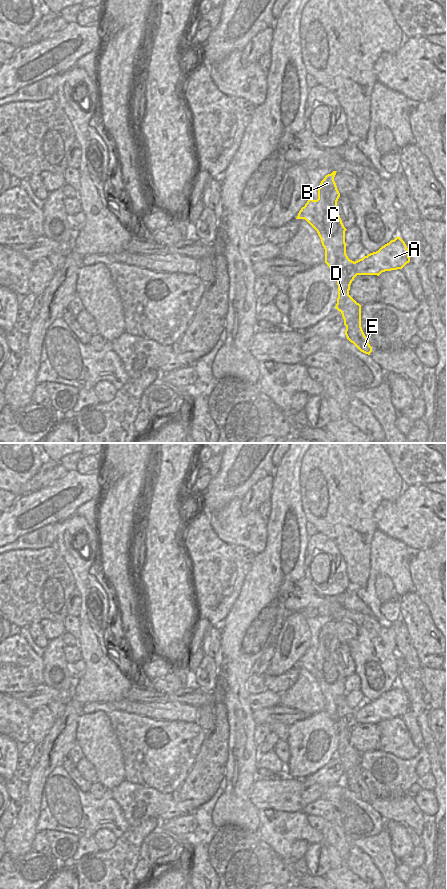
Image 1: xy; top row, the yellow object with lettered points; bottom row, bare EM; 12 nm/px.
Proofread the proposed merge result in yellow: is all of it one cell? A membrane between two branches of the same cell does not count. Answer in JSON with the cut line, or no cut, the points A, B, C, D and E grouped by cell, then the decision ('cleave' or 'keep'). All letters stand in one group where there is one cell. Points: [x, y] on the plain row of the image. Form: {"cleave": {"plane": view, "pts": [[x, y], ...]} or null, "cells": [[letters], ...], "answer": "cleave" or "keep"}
{"cleave": {"plane": "xy", "pts": [[337, 716], [340, 722], [340, 733], [338, 735]]}, "cells": [["A"], ["B", "C", "D", "E"]], "answer": "cleave"}

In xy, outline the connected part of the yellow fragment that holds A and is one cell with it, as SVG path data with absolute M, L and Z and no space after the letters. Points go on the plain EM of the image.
M396 685L378 699L355 709L350 722L353 728L357 723L379 724L385 719L402 717L409 710L409 699L405 690L400 685Z

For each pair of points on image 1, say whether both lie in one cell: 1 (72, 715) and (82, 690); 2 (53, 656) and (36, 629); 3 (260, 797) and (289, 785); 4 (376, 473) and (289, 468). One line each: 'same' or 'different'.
1: different
2: different
3: same
4: different

